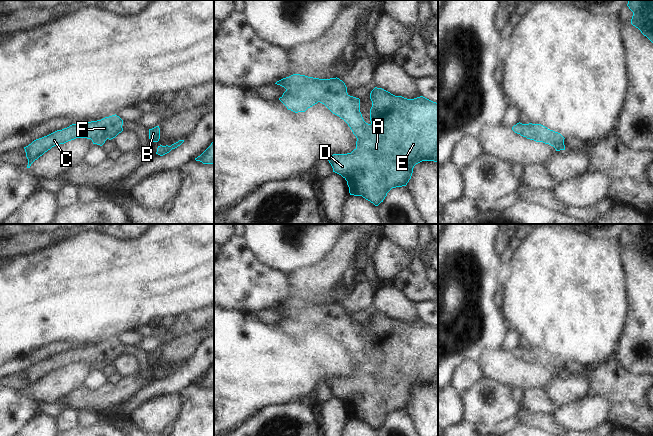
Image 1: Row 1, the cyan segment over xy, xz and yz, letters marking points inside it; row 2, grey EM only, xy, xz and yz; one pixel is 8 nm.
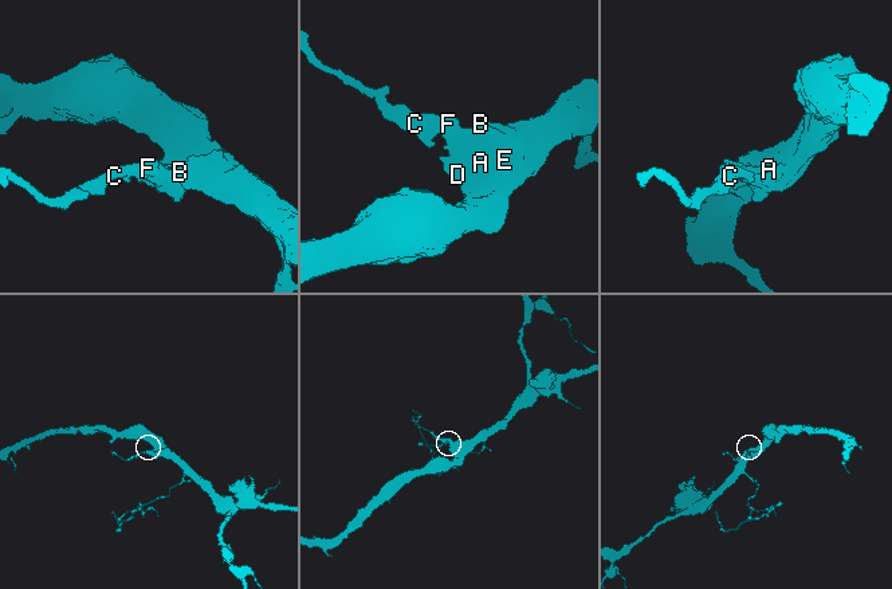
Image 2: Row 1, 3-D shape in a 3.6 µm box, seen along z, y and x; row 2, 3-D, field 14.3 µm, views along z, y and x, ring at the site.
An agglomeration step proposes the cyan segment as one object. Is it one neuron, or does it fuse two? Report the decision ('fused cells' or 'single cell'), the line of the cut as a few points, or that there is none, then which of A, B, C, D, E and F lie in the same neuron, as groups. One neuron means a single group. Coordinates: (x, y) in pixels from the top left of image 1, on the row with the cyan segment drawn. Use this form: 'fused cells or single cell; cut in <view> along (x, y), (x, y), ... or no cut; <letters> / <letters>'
single cell; no cut; A B C D E F

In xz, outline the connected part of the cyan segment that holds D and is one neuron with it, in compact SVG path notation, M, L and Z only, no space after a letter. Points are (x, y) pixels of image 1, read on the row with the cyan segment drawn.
M293 74L289 77L283 78L279 81L277 81L275 84L280 85L286 89L286 91L283 93L283 95L279 98L279 100L287 107L288 110L291 110L295 113L298 112L305 112L308 108L312 107L313 105L317 104L318 102L324 104L333 114L339 116L341 119L343 119L350 129L352 130L353 134L356 136L356 148L351 152L347 154L333 154L329 157L328 161L331 164L333 168L333 172L341 175L346 181L347 185L349 187L349 193L350 195L354 196L362 196L366 200L373 203L375 206L378 206L385 197L387 196L387 193L392 189L396 187L402 187L406 186L409 180L411 179L413 168L416 164L422 162L422 161L434 161L438 162L438 103L433 102L423 96L414 98L414 99L407 99L402 96L395 96L391 94L390 92L375 87L371 93L370 93L370 99L372 101L372 107L370 109L370 121L371 123L368 124L364 121L362 114L360 112L360 99L350 96L347 93L347 87L345 83L340 80L339 78L330 78L330 79L319 79L319 78L313 78L308 77L305 75L300 74Z

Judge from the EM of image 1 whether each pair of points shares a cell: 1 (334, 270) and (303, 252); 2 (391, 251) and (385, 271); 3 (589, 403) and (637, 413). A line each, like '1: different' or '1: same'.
1: different
2: same
3: different

